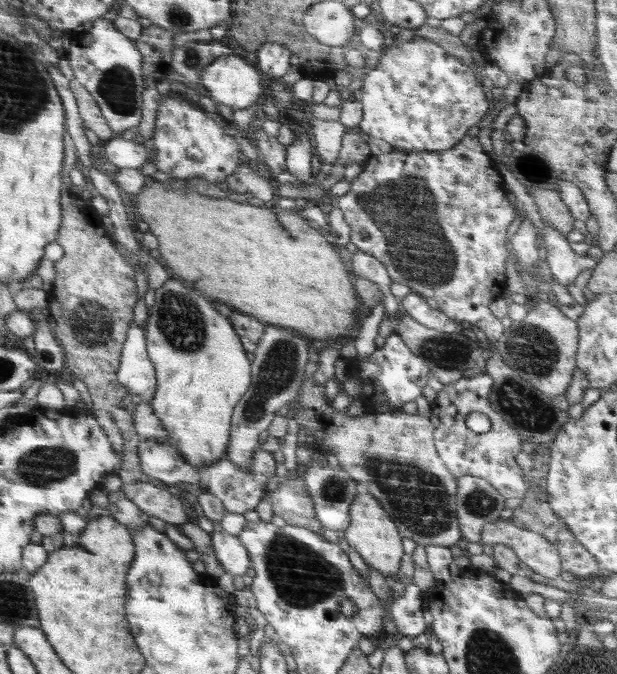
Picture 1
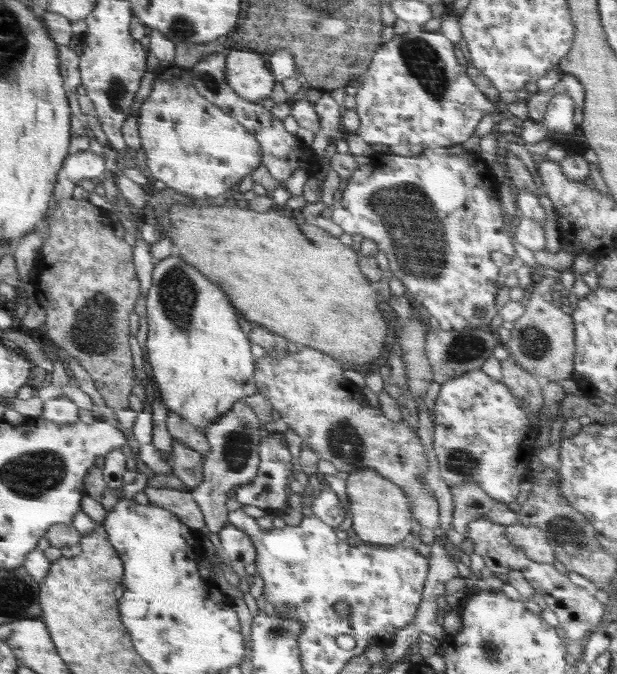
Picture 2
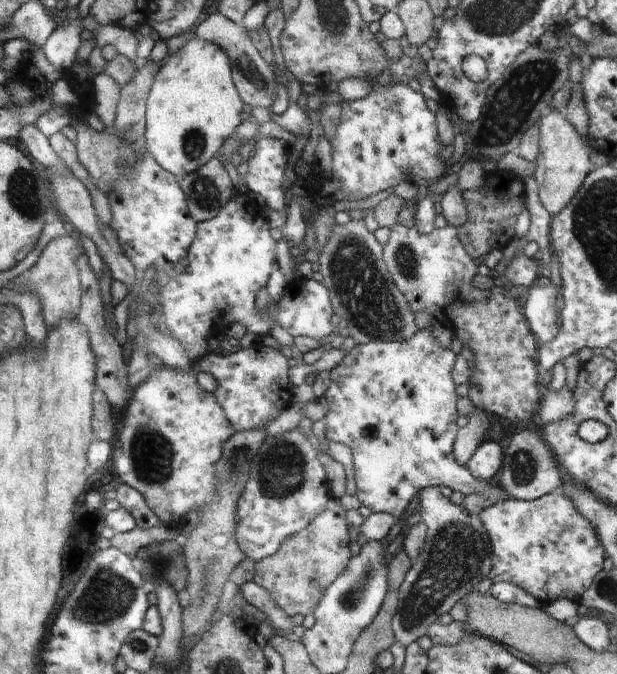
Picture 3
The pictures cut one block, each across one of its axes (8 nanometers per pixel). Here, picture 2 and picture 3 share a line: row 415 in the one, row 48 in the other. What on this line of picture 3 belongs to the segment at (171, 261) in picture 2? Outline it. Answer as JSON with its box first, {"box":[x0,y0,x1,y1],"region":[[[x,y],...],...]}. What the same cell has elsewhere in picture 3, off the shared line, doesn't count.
{"box":[146,35,243,180],"region":[[[195,35],[186,46],[182,46],[168,58],[168,62],[162,66],[160,74],[152,84],[147,98],[146,151],[152,154],[164,170],[179,180],[196,172],[212,157],[216,157],[220,146],[234,132],[234,128],[240,126],[243,100],[236,94],[237,87],[232,78],[232,69],[231,59],[220,46]]]}

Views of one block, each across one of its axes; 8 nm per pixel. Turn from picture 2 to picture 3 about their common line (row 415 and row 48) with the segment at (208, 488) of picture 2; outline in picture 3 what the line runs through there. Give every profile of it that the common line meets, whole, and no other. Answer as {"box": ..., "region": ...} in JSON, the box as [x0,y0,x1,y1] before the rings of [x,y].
{"box":[196,13,276,108],"region":[[[212,13],[196,27],[198,38],[203,38],[206,42],[212,42],[220,46],[228,58],[231,59],[232,78],[239,93],[243,97],[245,105],[250,108],[260,106],[260,108],[271,108],[276,98],[276,76],[274,70],[268,66],[260,50],[258,50],[250,38],[246,28],[242,24],[236,23],[221,13]]]}

